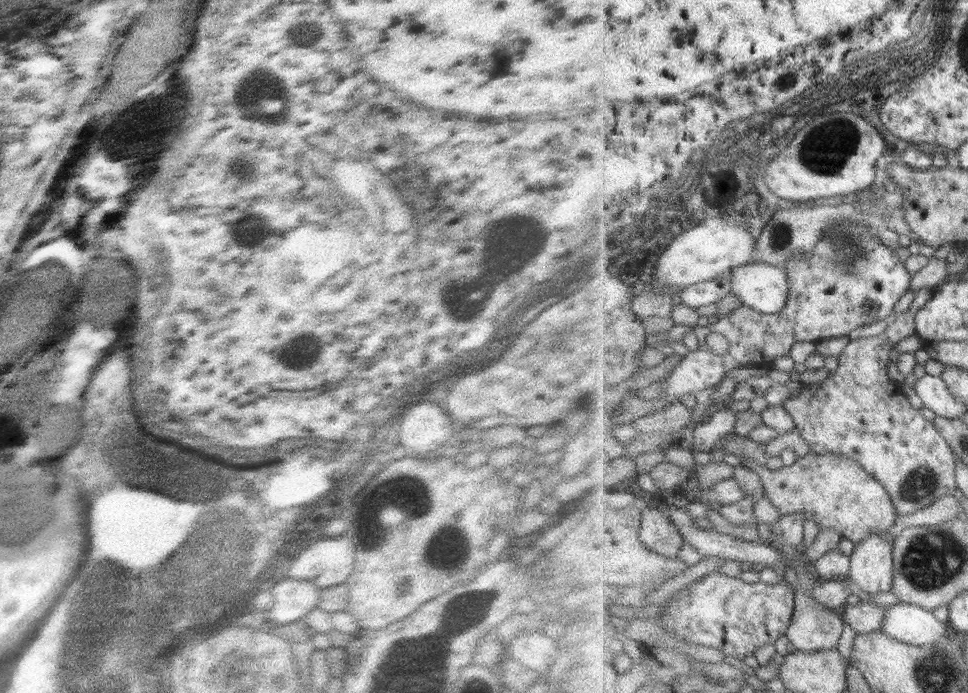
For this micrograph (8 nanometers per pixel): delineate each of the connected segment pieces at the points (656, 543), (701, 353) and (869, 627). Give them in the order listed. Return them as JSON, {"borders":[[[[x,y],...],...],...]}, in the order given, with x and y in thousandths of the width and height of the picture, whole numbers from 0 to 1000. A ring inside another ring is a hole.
{"borders":[[[[663,727],[662,779],[671,791],[692,805],[698,805],[707,788],[707,772],[689,747],[684,733]]],[[[870,323],[864,329],[857,329],[845,354],[841,365],[835,368],[822,368],[814,377],[811,388],[816,398],[816,413],[818,423],[814,431],[814,440],[810,449],[804,453],[789,453],[785,449],[767,440],[767,443],[754,449],[744,457],[741,466],[724,468],[717,473],[718,482],[722,488],[722,502],[714,506],[711,514],[706,515],[705,521],[688,544],[688,556],[684,564],[684,574],[692,580],[700,582],[711,569],[725,566],[729,560],[741,558],[748,545],[752,543],[752,534],[760,534],[767,530],[795,530],[804,517],[816,514],[818,504],[824,494],[842,494],[856,491],[870,485],[876,485],[880,476],[886,476],[890,470],[909,465],[909,462],[919,463],[921,450],[926,439],[930,436],[930,429],[941,418],[943,397],[937,387],[937,377],[928,369],[926,359],[911,351],[907,335],[897,328],[880,326],[880,323]],[[736,479],[747,479],[753,492],[753,506],[749,512],[740,512],[729,498],[729,488]]],[[[888,869],[885,874],[874,874],[870,889],[887,915],[897,915],[911,909],[915,893],[915,877],[906,874],[905,870]]]]}

